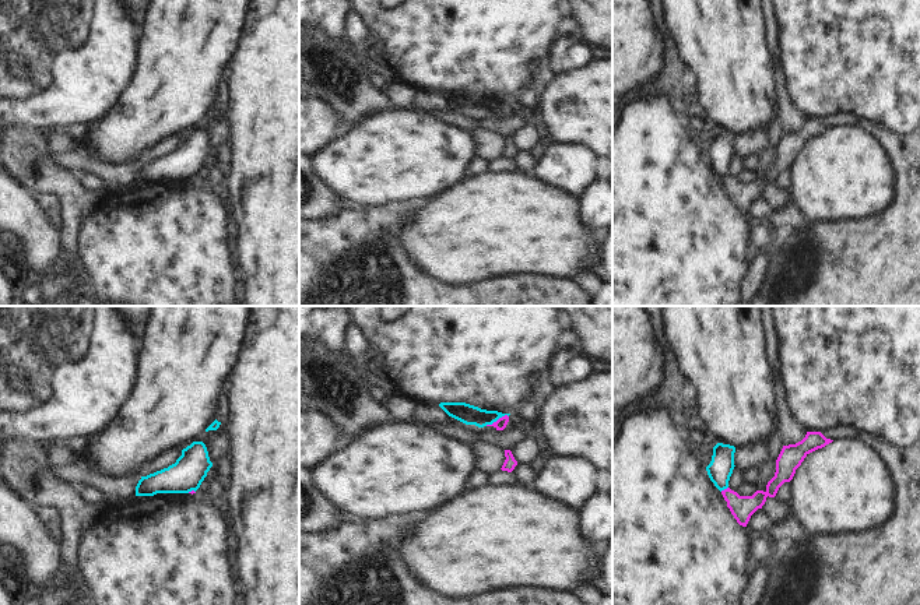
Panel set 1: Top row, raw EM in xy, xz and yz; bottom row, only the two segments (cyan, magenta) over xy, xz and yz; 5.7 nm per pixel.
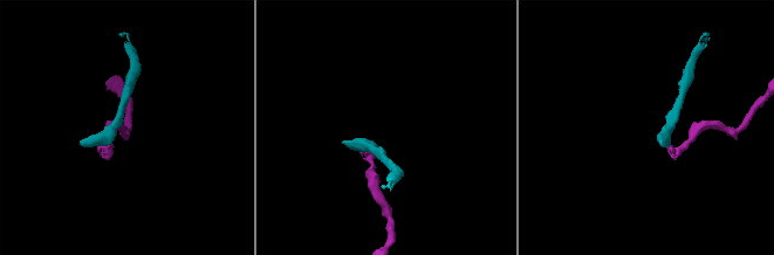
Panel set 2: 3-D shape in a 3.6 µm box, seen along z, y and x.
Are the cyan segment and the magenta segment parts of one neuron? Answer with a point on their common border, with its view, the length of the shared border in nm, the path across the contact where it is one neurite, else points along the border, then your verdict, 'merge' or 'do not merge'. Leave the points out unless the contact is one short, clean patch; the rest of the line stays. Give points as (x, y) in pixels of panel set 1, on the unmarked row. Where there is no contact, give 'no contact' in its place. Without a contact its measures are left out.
meets cyan in xz at (497, 106); contact 150 nm long; border along xz (508, 102), (502, 102), (485, 112); do not merge

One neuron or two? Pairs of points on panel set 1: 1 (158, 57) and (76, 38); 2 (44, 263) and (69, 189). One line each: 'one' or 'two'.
1: two
2: two

